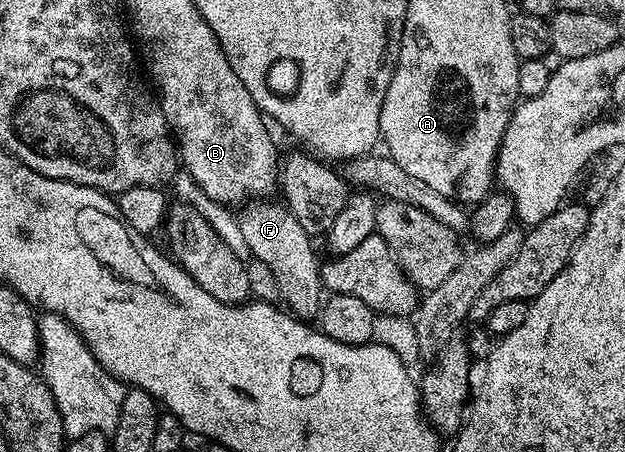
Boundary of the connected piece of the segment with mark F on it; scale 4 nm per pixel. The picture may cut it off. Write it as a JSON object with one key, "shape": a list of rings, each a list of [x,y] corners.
{"shape":[[[251,200],[237,214],[237,225],[245,240],[252,259],[269,264],[277,284],[282,301],[290,313],[300,320],[311,320],[321,310],[325,298],[325,289],[320,274],[321,258],[315,255],[311,247],[312,235],[297,224],[297,220],[287,210],[286,205],[269,203],[269,200]]]}

